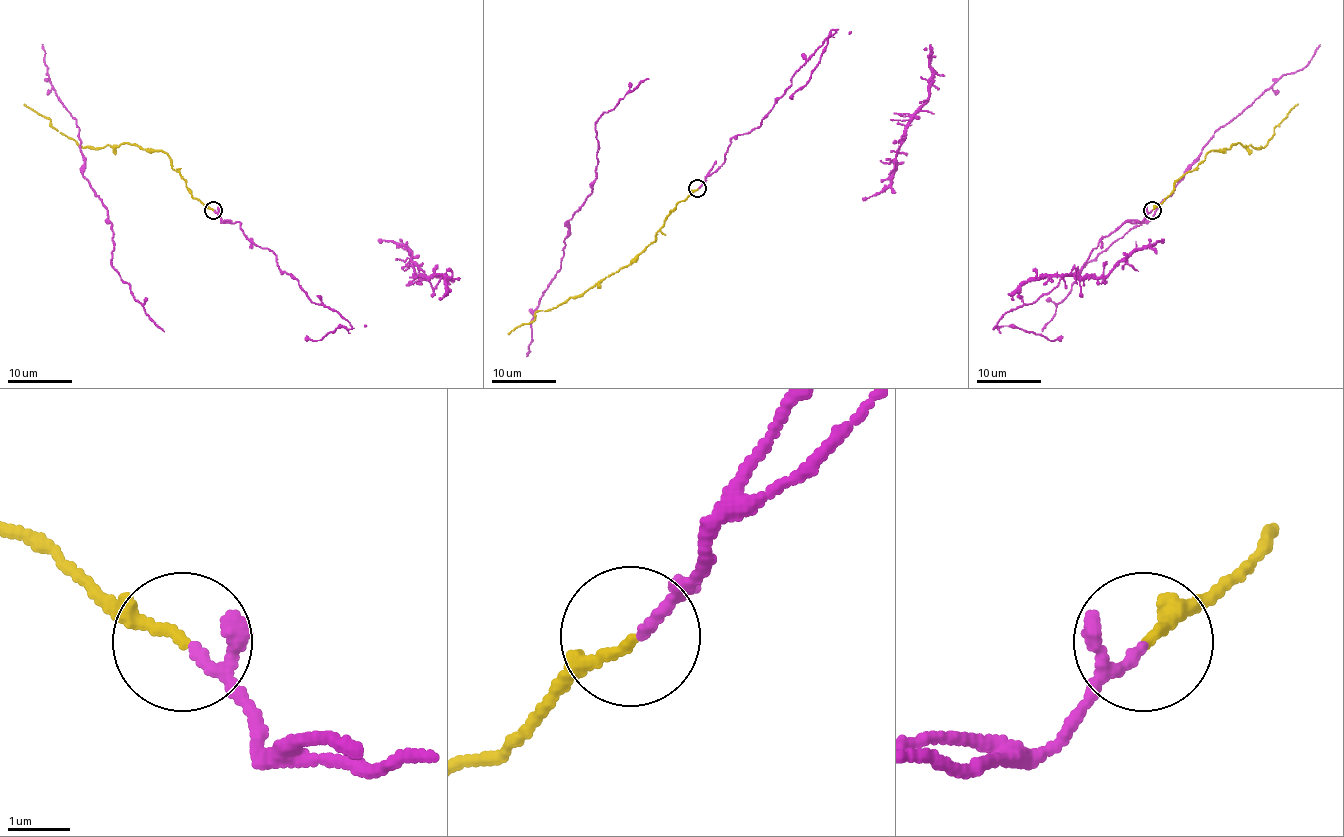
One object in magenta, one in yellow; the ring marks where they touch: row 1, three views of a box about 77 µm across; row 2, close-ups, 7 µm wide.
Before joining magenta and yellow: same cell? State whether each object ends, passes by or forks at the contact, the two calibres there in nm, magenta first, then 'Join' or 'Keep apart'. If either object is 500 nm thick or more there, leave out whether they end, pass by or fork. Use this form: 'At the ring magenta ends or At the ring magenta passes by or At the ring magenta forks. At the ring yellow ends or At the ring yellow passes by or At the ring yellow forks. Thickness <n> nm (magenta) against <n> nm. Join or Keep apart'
At the ring magenta passes by. At the ring yellow ends. Thickness 120 nm (magenta) against 180 nm. Join

